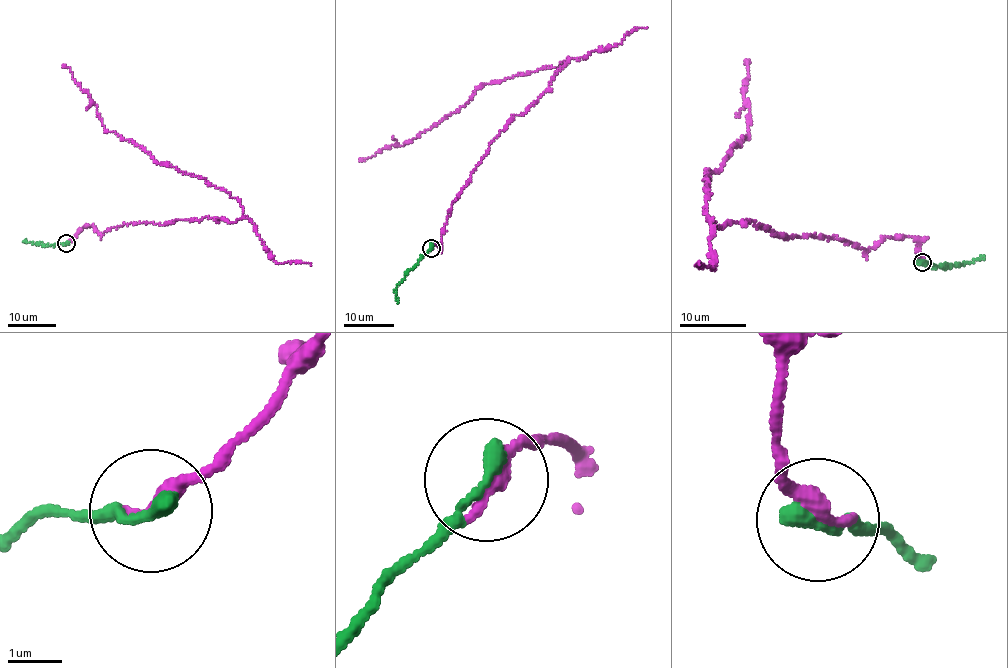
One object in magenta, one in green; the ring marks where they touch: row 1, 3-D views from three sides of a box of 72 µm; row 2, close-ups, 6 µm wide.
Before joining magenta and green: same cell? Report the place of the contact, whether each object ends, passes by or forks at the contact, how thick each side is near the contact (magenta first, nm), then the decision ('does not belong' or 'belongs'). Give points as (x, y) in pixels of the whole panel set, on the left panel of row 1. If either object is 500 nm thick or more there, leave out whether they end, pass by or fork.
place (66, 243); magenta ends; green ends; calibres 360 and 320 nm; belongs

